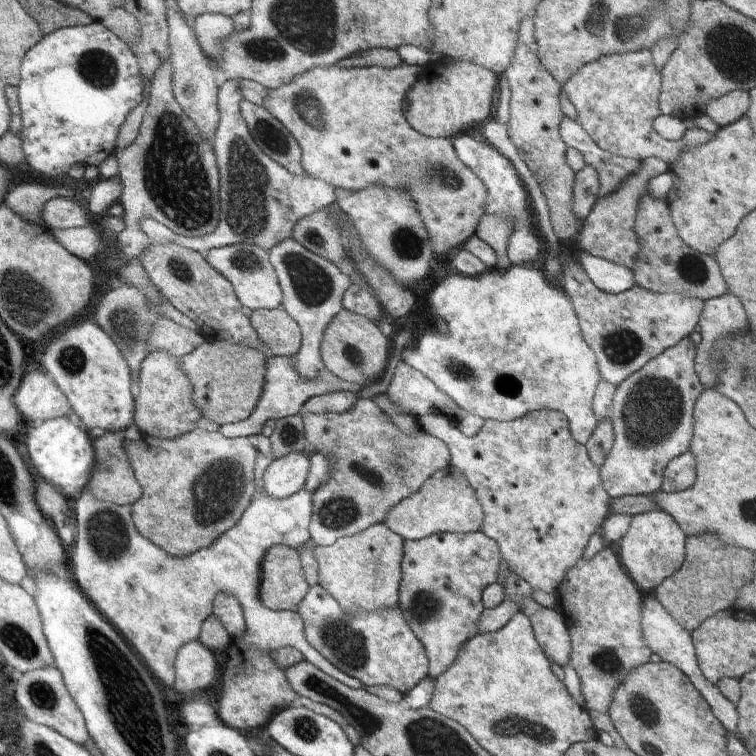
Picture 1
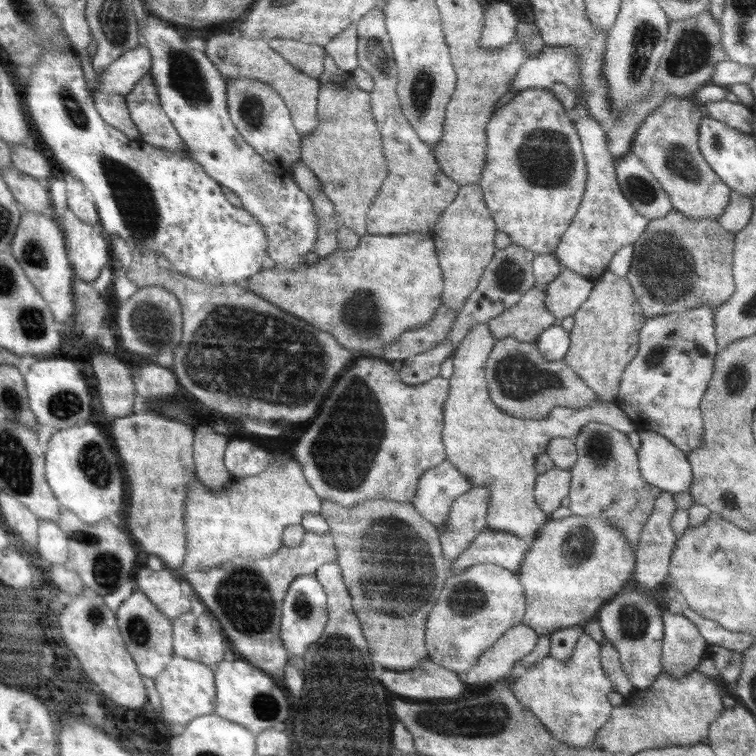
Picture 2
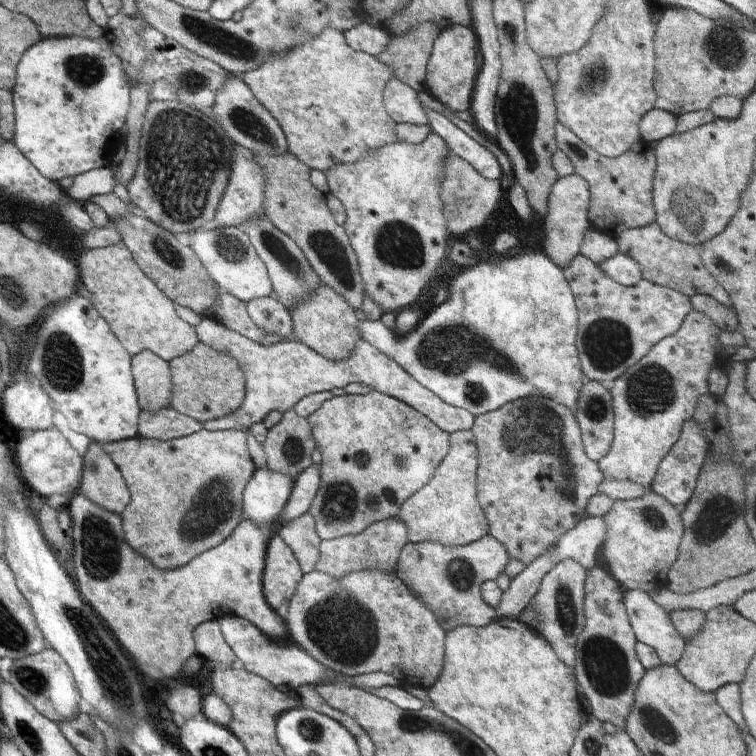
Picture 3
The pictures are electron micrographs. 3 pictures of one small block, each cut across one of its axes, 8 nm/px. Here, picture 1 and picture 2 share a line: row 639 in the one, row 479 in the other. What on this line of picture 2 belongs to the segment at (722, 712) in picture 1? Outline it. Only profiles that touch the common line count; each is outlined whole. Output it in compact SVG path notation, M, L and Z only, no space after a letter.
M638 429L640 475L660 491L673 494L689 490L693 478L687 454L664 436Z

